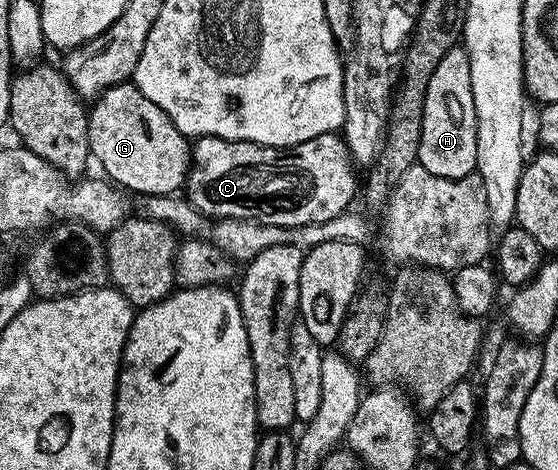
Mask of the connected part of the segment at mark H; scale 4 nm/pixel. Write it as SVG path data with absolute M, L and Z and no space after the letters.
M455 47L439 59L423 103L422 135L416 164L443 179L463 179L476 170L476 115L471 91L471 63L464 48Z

